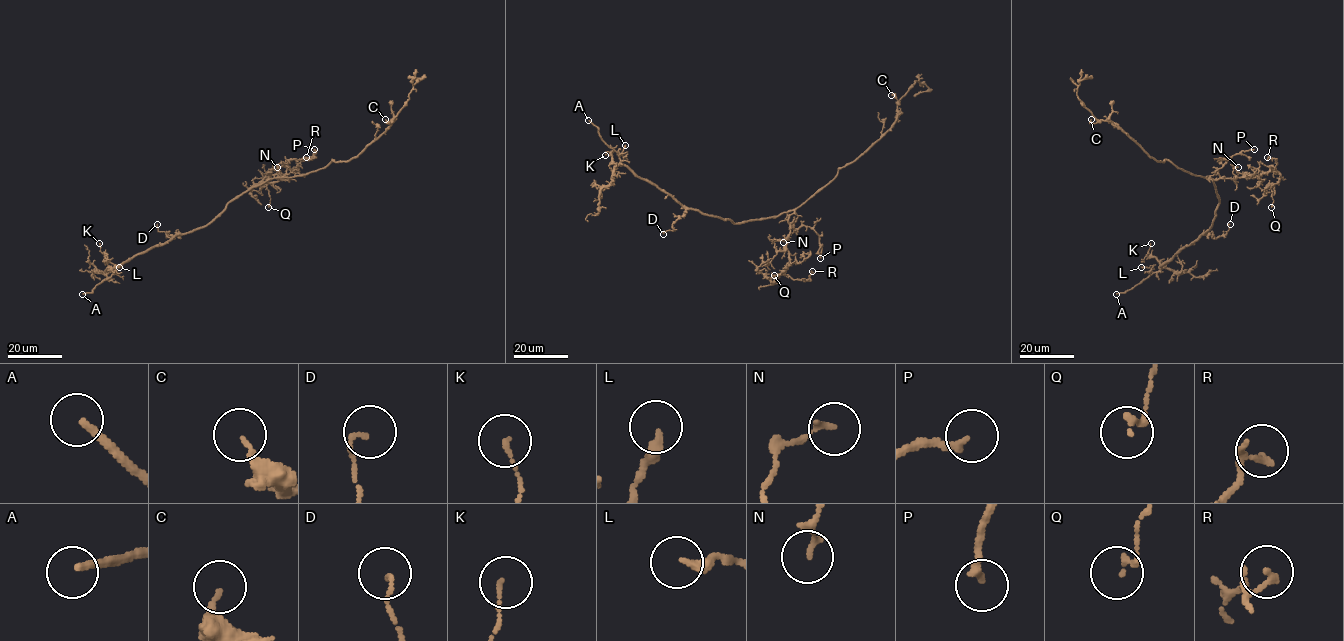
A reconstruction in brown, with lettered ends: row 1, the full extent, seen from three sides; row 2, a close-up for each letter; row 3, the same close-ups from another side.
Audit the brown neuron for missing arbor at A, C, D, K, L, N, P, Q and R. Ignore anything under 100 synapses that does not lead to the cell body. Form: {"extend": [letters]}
{"extend": ["A"]}

